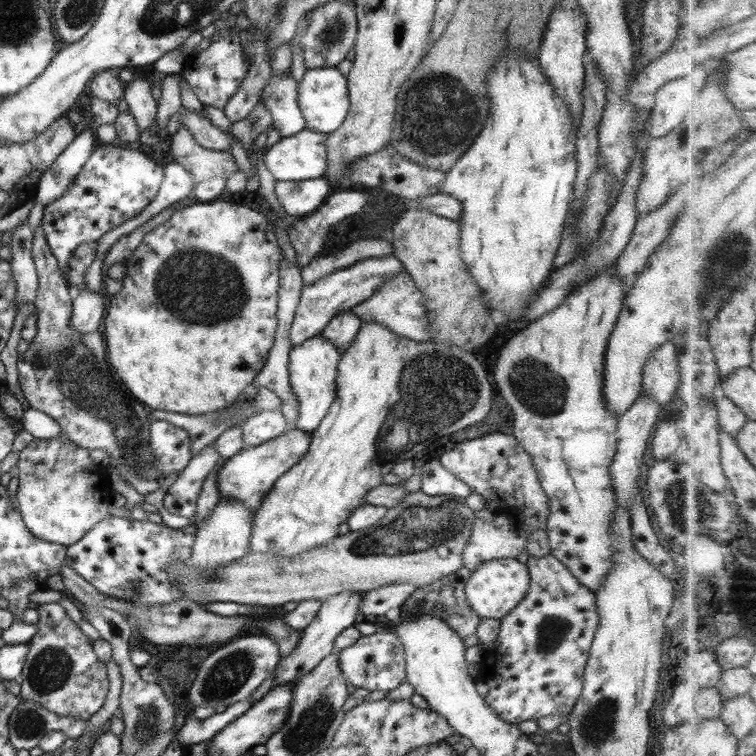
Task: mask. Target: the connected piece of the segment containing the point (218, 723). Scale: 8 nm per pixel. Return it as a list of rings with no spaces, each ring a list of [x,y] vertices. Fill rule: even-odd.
[[[247,696],[246,700],[230,704],[225,707],[223,712],[214,713],[201,721],[189,716],[183,726],[181,726],[181,729],[176,733],[177,742],[183,747],[207,742],[229,722],[241,716],[241,713],[245,713],[253,702],[255,700],[251,696]]]

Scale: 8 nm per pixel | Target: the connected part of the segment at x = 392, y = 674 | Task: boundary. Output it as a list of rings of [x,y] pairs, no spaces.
[[[391,632],[360,636],[351,646],[337,652],[340,670],[350,689],[393,690],[405,681],[404,650],[401,641]]]

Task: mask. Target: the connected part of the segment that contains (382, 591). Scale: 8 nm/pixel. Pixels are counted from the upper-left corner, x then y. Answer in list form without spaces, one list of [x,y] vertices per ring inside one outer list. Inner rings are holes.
[[[402,583],[378,587],[361,595],[359,614],[365,616],[383,616],[389,608],[399,608],[404,600],[415,590],[415,586]]]

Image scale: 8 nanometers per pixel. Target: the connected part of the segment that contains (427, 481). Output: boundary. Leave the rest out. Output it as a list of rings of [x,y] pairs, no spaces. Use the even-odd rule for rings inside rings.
[[[437,459],[423,464],[419,491],[427,496],[449,496],[459,500],[470,495],[469,488],[442,468]]]

